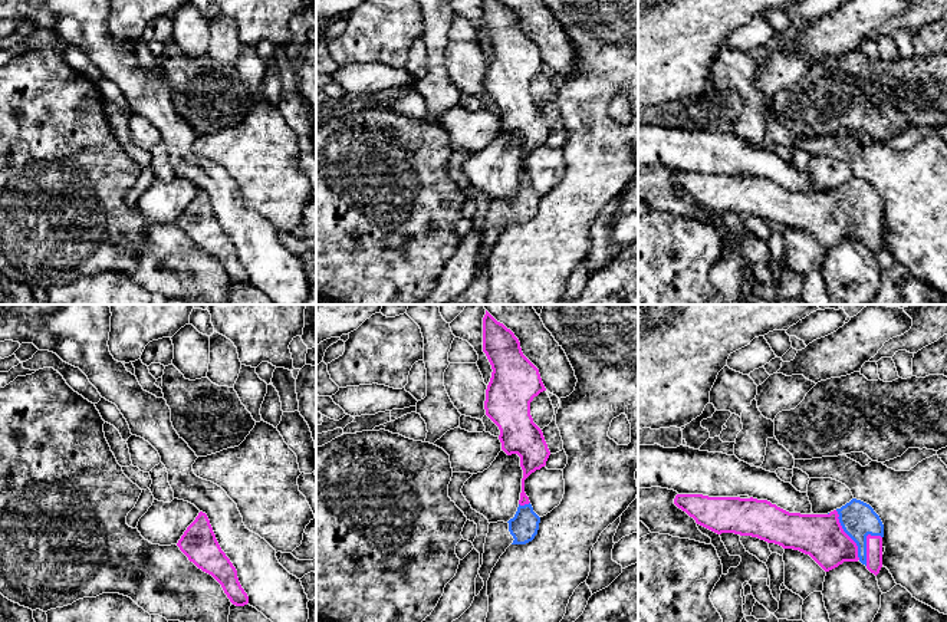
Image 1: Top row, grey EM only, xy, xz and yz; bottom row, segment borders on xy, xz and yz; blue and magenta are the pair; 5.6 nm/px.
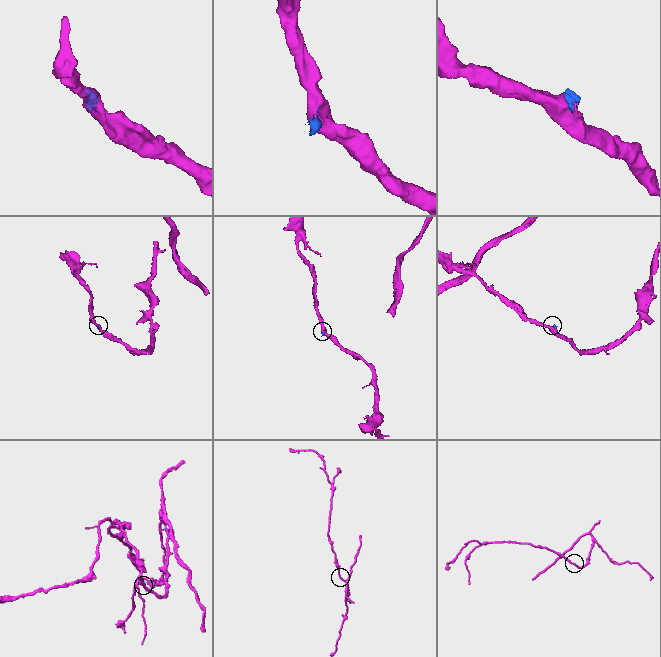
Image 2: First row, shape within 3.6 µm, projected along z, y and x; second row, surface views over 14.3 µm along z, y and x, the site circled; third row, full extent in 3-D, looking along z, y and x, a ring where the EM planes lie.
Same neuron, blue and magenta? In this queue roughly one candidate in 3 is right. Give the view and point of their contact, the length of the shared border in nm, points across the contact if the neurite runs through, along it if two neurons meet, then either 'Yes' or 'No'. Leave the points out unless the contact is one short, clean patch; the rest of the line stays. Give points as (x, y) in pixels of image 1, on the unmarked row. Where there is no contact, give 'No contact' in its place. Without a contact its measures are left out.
Touches blue at yz (847, 211). Shared border 320 nm. Yes

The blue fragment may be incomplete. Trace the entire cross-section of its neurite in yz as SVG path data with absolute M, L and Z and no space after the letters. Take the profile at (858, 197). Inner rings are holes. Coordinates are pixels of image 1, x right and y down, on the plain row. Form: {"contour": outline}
{"contour": "M677 172L674 182L697 203L717 211L752 214L783 227L809 233L825 250L844 240L861 240L875 254L882 246L884 203L874 187L856 177L829 192L789 191L767 178L740 175L708 175L703 172Z"}

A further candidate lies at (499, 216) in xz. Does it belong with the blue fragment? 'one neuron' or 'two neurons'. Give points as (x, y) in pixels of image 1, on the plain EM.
one neuron

